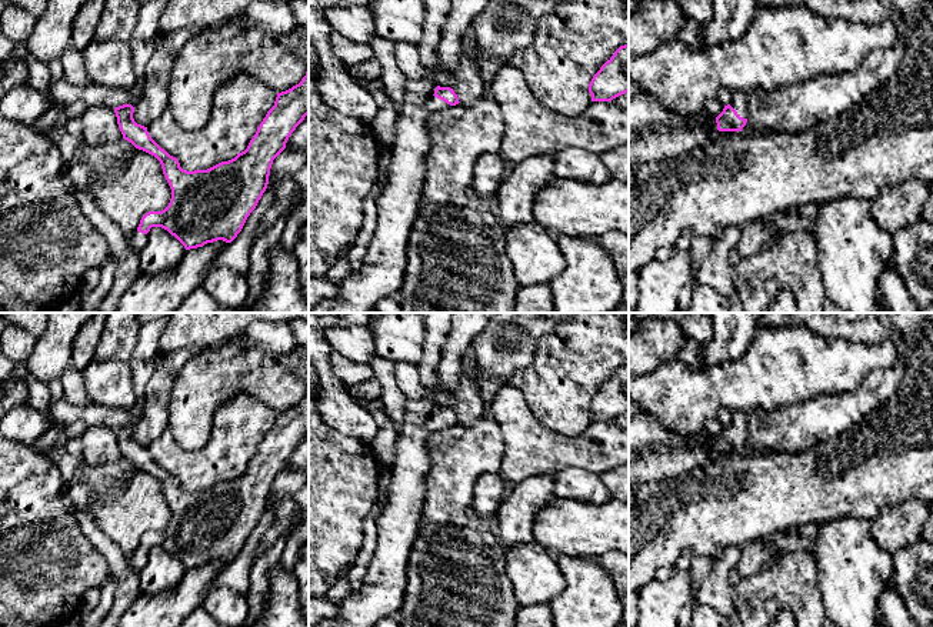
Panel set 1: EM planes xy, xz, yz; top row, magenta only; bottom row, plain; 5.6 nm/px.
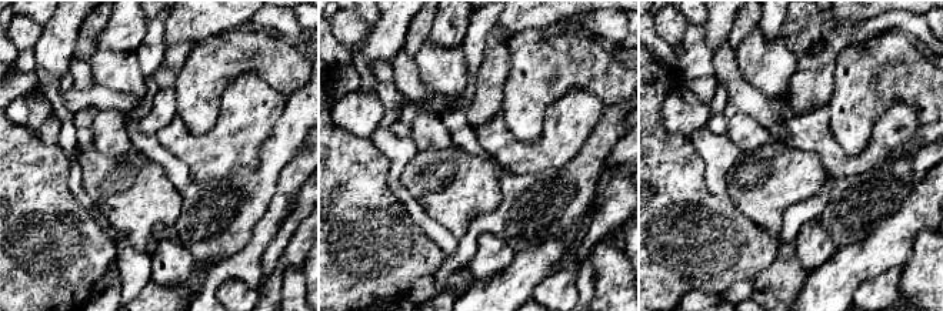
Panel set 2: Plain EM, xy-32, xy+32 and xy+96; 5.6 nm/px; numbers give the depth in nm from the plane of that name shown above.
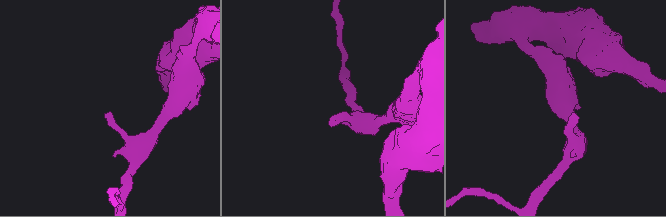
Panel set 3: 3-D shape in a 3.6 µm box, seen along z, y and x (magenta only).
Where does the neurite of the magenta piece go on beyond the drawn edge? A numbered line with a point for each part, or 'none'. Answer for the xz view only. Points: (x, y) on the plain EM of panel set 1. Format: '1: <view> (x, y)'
1: xz (433, 424)

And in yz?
1: yz (739, 419)

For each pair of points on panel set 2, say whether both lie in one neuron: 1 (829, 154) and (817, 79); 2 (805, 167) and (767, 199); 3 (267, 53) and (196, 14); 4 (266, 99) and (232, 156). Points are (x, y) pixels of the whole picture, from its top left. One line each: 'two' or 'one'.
1: two
2: one
3: two
4: one

